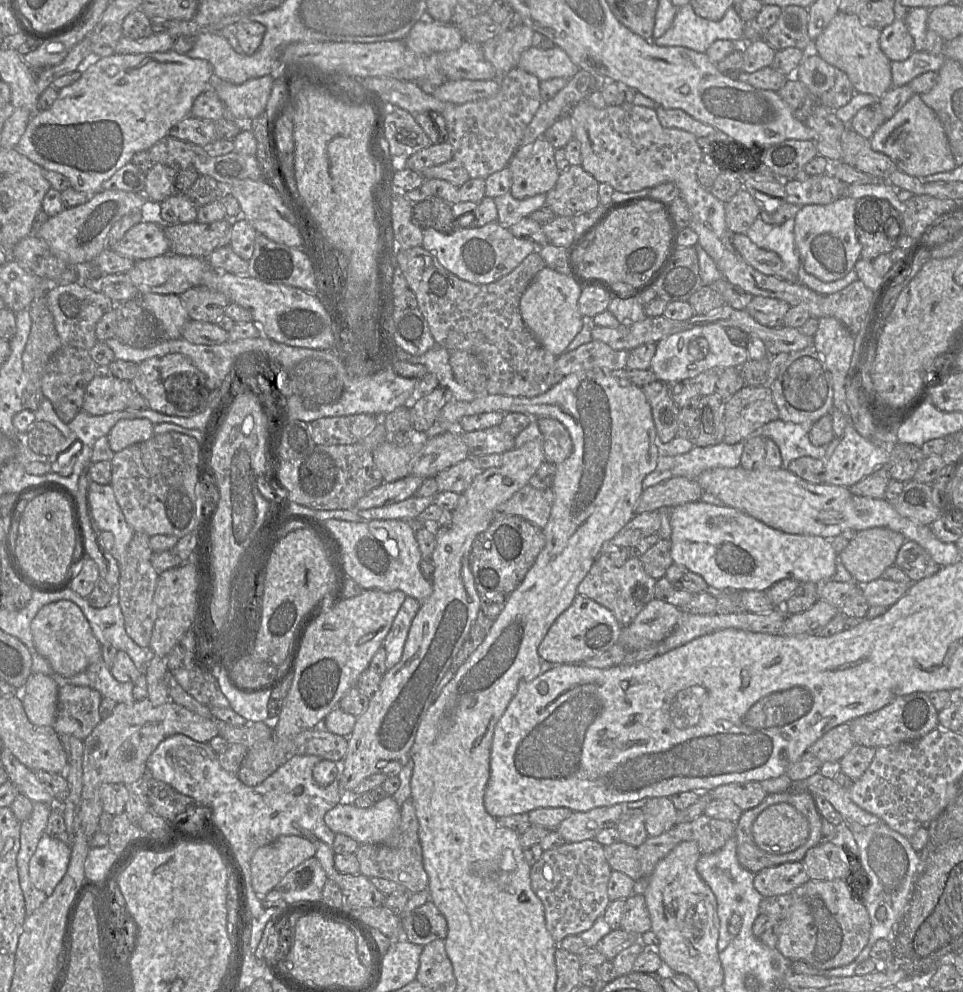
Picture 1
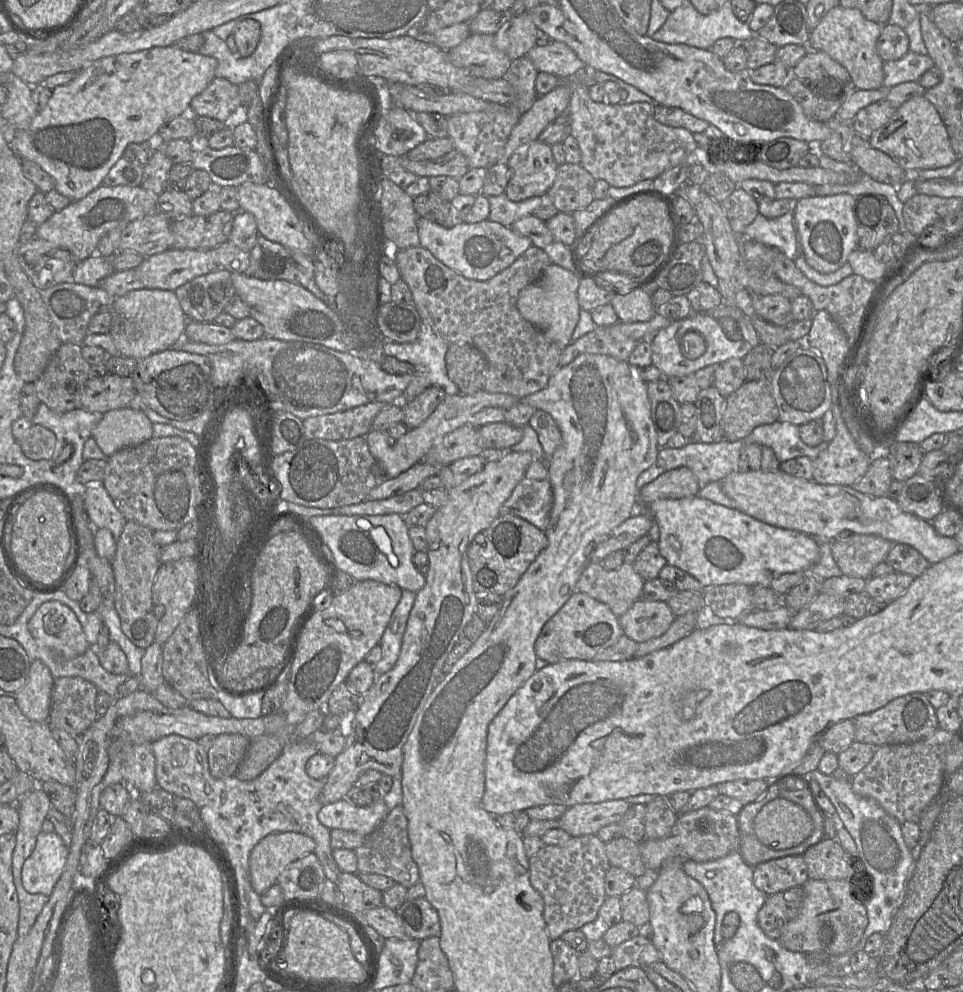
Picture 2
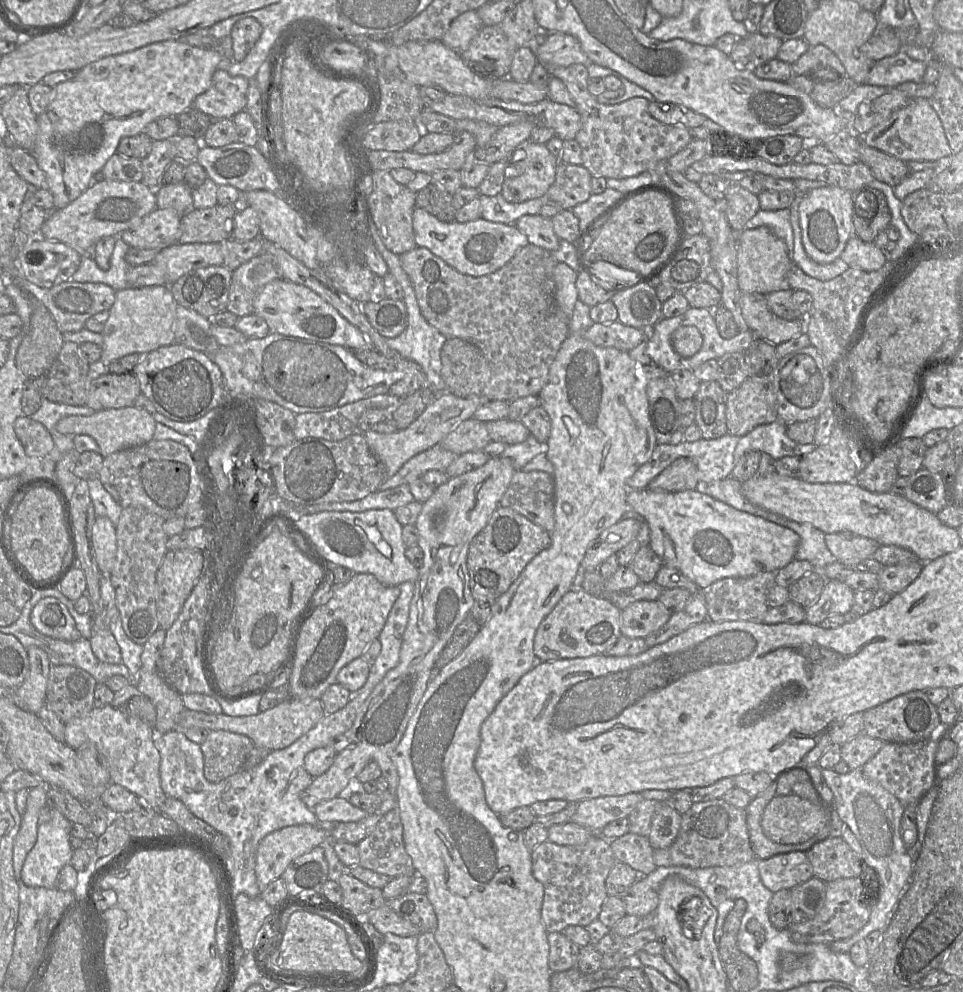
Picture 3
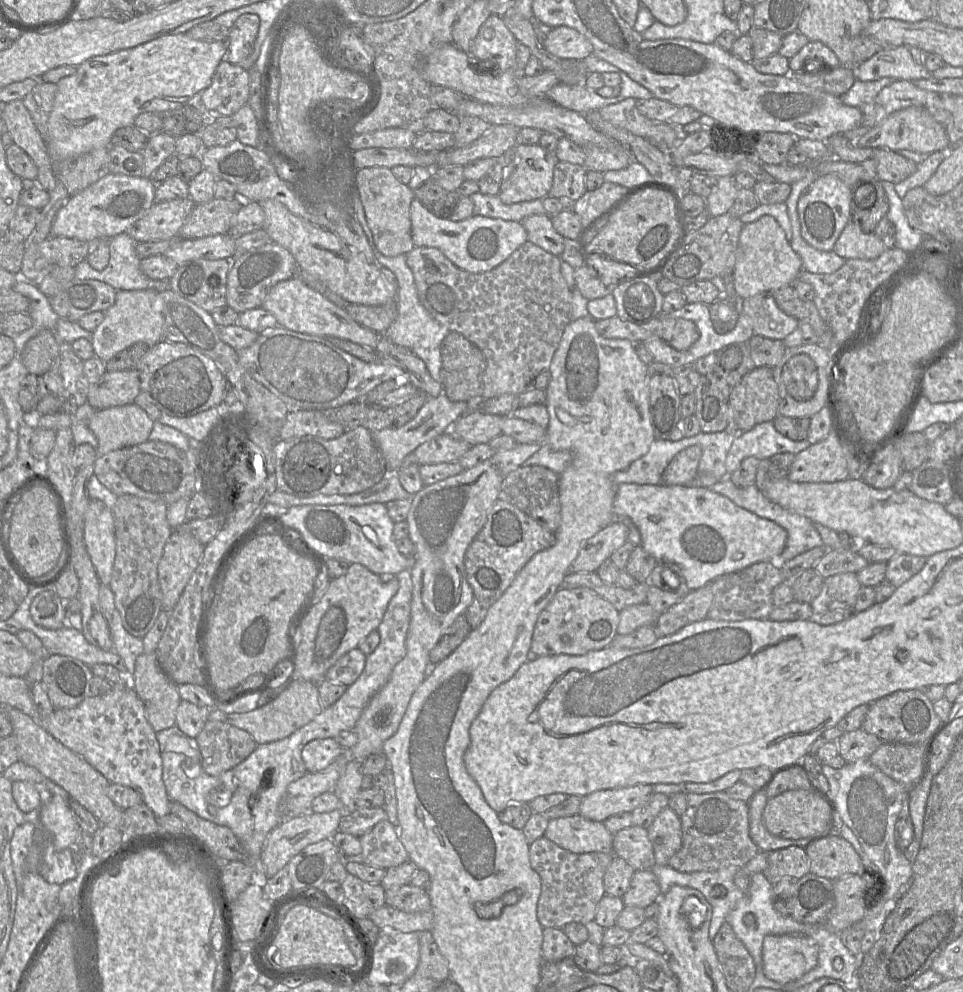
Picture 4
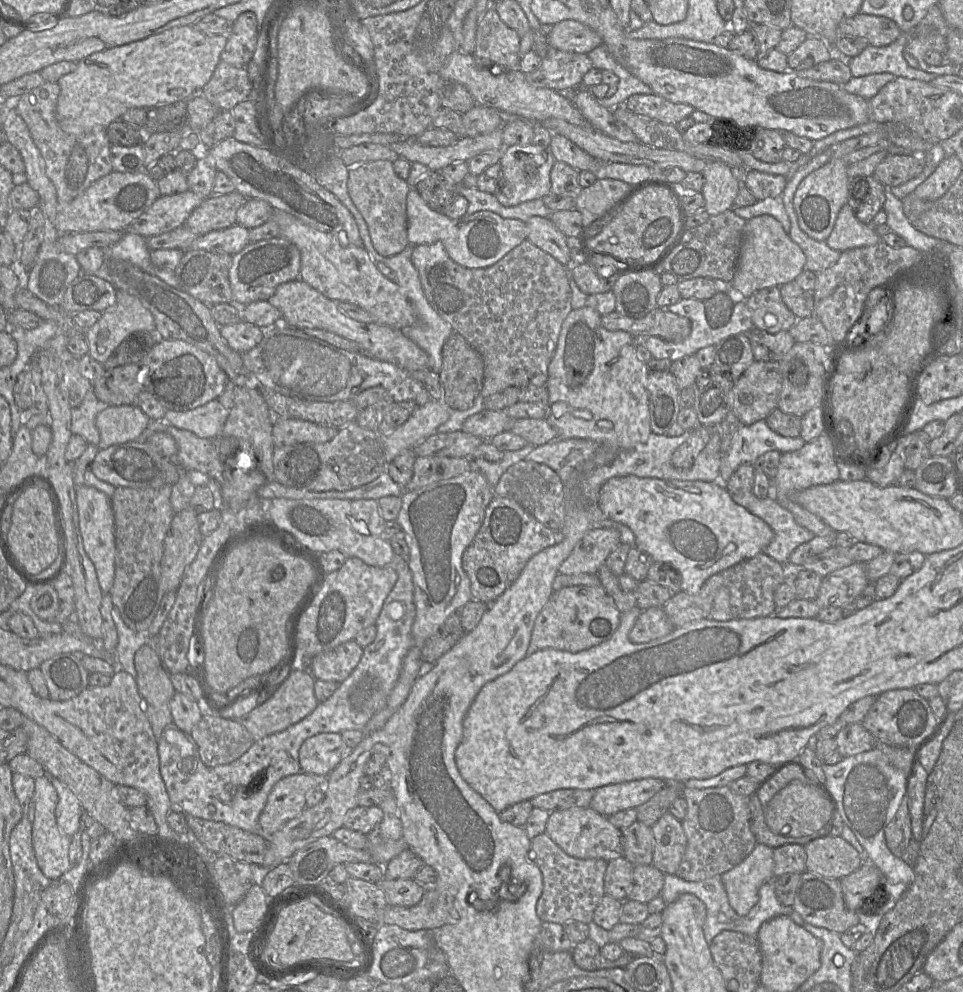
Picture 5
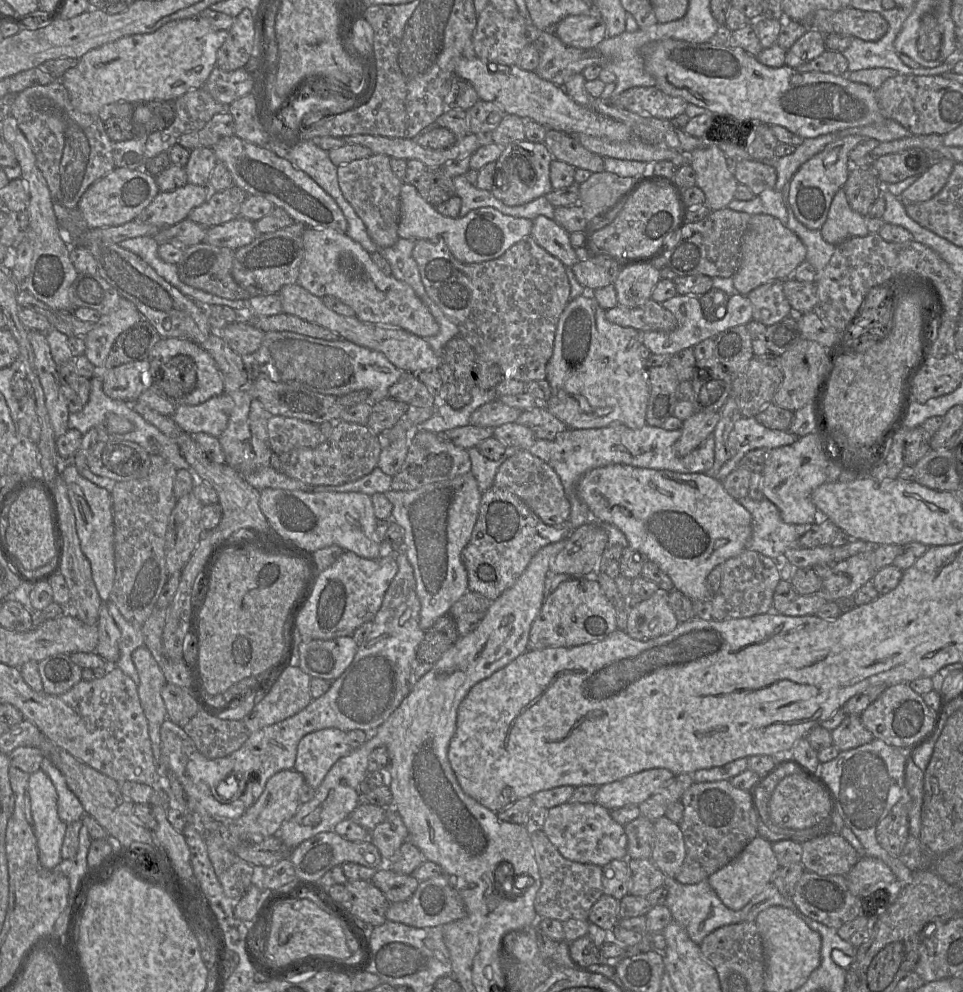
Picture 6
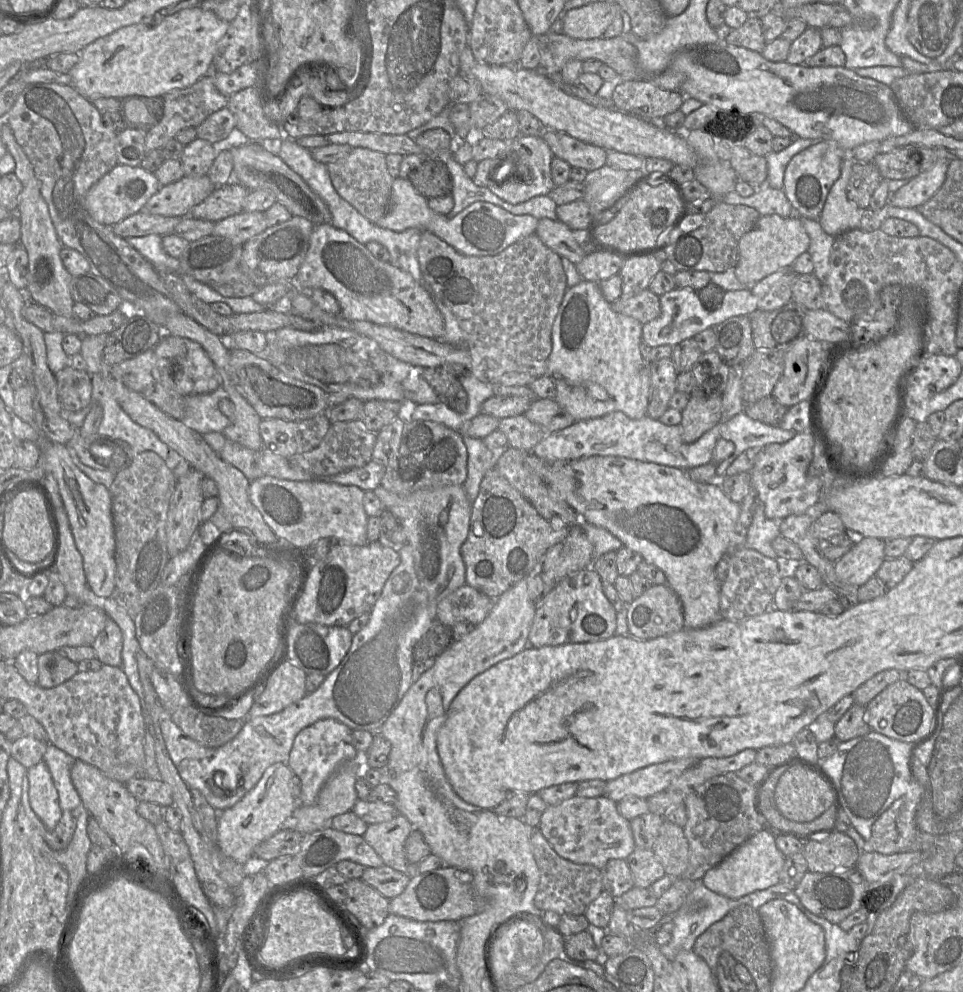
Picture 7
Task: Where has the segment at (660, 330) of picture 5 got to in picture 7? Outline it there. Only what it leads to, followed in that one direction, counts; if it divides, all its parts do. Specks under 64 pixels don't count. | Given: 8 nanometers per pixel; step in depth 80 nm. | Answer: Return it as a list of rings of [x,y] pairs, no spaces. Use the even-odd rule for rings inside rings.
[[[649,289],[629,298],[619,298],[611,303],[611,306],[615,312],[633,317],[642,324],[656,319],[661,314],[660,298]]]

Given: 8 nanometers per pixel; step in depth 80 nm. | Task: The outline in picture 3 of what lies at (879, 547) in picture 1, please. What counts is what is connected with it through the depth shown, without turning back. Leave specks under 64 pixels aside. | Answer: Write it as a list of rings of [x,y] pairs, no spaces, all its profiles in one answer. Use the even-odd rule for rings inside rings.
[[[838,533],[825,534],[824,540],[832,555],[847,567],[855,567],[862,561],[872,558],[880,546],[870,538],[853,536],[844,539]]]

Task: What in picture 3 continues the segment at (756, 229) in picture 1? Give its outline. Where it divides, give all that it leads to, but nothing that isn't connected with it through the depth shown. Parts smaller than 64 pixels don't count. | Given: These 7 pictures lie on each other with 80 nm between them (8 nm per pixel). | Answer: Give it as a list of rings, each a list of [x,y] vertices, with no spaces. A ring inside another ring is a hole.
[[[790,209],[776,211],[759,210],[744,226],[745,229],[754,229],[767,226],[776,236],[781,238],[787,246],[792,259],[794,249],[793,229],[790,223]]]

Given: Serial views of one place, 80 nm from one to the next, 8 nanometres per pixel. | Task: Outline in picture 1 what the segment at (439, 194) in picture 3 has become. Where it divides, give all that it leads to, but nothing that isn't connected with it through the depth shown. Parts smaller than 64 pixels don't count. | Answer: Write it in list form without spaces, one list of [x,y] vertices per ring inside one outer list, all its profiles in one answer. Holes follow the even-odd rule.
[[[434,195],[413,203],[412,222],[421,229],[433,228],[449,234],[454,230],[451,205]]]

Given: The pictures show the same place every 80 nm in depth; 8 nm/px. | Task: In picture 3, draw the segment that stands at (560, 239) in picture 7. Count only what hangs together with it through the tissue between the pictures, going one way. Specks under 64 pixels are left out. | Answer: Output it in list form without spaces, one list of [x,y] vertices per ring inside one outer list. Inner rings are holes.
[[[540,214],[524,215],[515,222],[515,226],[533,245],[549,251],[554,251],[559,247],[560,239],[554,233],[549,218]]]

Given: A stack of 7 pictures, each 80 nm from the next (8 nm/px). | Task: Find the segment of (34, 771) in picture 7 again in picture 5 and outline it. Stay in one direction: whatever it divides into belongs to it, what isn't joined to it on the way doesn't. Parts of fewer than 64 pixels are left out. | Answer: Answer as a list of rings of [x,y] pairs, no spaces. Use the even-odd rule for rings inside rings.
[[[45,775],[35,779],[32,803],[35,806],[32,828],[33,847],[37,863],[45,876],[57,879],[71,868],[68,856],[71,837],[64,834],[57,826],[55,810],[58,803],[58,794]]]

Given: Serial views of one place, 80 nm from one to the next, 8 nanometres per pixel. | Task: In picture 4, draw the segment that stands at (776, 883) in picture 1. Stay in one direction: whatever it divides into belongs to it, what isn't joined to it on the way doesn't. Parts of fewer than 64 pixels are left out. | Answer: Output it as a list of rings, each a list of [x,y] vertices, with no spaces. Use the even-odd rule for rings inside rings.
[[[789,846],[767,853],[768,865],[762,872],[771,884],[785,876],[800,879],[810,872],[809,860],[804,847]]]

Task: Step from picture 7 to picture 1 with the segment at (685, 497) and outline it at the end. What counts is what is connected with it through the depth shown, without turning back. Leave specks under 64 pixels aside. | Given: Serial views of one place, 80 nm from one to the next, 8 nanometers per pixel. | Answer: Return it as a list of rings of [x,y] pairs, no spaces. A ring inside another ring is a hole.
[[[701,500],[672,508],[670,526],[673,562],[700,575],[712,591],[767,591],[774,583],[787,578],[819,585],[833,580],[839,561],[830,539],[788,534],[738,509]],[[714,517],[723,517],[724,523],[710,526],[710,520]]]

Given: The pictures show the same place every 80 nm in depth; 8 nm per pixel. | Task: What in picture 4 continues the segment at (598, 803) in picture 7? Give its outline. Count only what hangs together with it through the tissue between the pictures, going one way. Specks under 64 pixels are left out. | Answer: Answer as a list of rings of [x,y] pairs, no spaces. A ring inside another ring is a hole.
[[[580,814],[549,820],[544,836],[561,848],[576,854],[613,853],[614,834],[607,830],[603,822],[587,819]]]

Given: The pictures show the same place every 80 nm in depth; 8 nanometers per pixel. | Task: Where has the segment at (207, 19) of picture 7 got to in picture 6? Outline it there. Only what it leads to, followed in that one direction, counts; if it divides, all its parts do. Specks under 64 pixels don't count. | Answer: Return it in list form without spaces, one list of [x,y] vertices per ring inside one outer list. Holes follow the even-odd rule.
[[[198,17],[173,20],[152,33],[122,37],[84,54],[76,67],[61,78],[73,106],[81,113],[98,115],[107,105],[119,101],[133,103],[176,100],[192,89],[203,87],[216,66],[217,52],[228,36],[227,30],[211,28]]]

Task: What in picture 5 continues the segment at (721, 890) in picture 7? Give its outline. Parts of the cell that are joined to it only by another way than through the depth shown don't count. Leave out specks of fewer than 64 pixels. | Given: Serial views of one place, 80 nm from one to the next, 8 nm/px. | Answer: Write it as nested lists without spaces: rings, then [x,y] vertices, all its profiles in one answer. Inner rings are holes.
[[[757,843],[741,863],[721,874],[729,904],[739,915],[746,915],[757,903],[760,887],[775,877],[773,869],[773,848]]]

